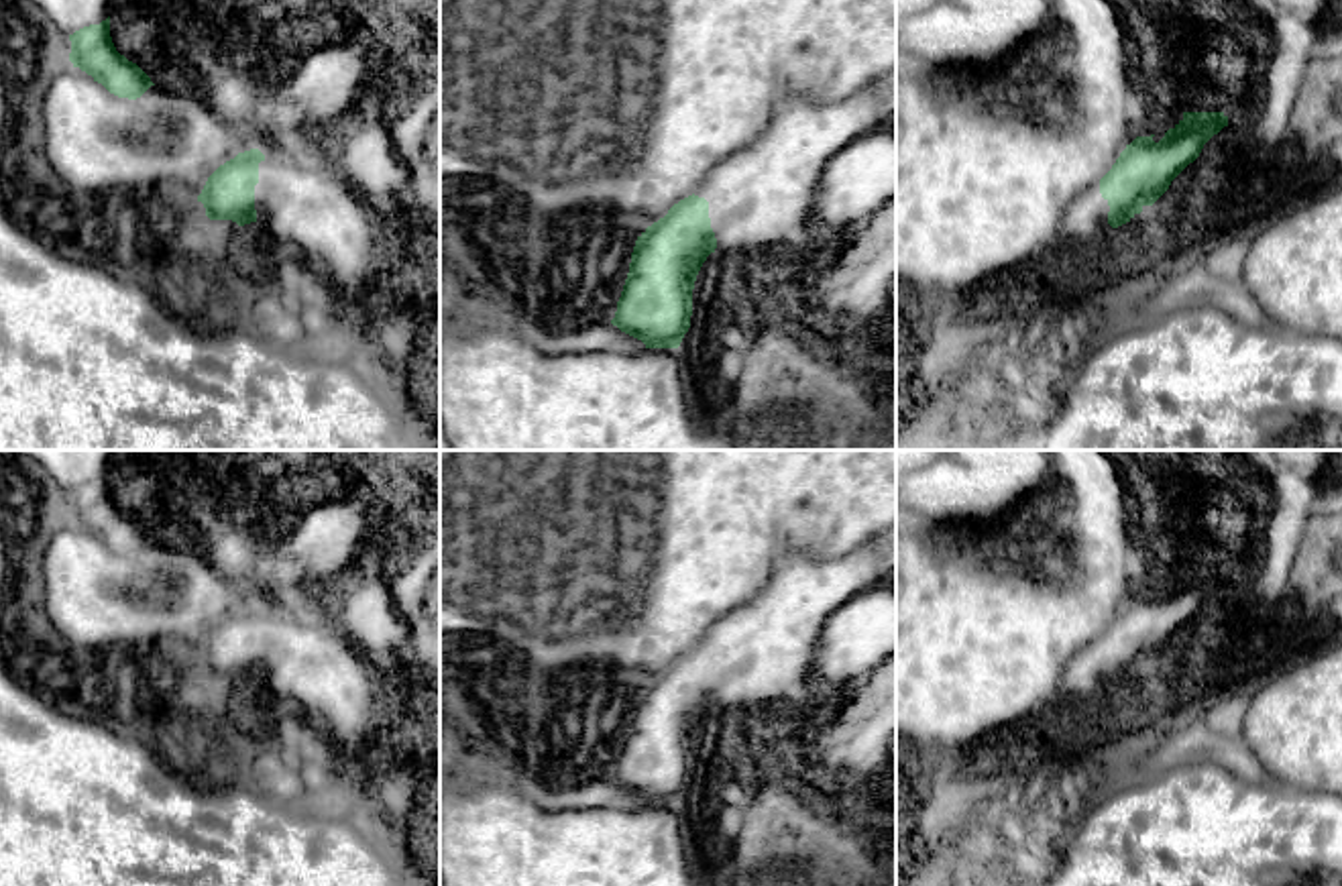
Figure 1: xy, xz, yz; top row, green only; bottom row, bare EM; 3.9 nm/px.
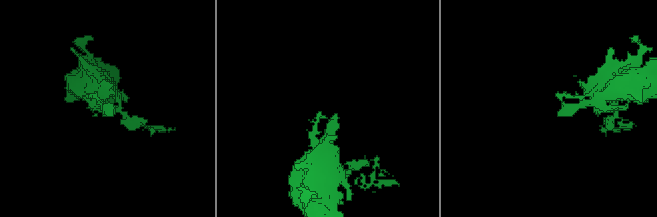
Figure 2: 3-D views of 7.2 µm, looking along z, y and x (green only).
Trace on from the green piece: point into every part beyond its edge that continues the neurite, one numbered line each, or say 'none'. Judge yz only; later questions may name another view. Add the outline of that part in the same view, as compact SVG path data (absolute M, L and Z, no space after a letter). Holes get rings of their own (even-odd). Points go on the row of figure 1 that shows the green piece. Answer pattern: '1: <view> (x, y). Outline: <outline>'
1: yz (1084, 227). Outline: M1100 183L1081 191L1067 208L1061 220L1061 234L1069 248L1083 255L1096 255L1114 240L1114 228L1108 224L1108 200L1100 193Z

